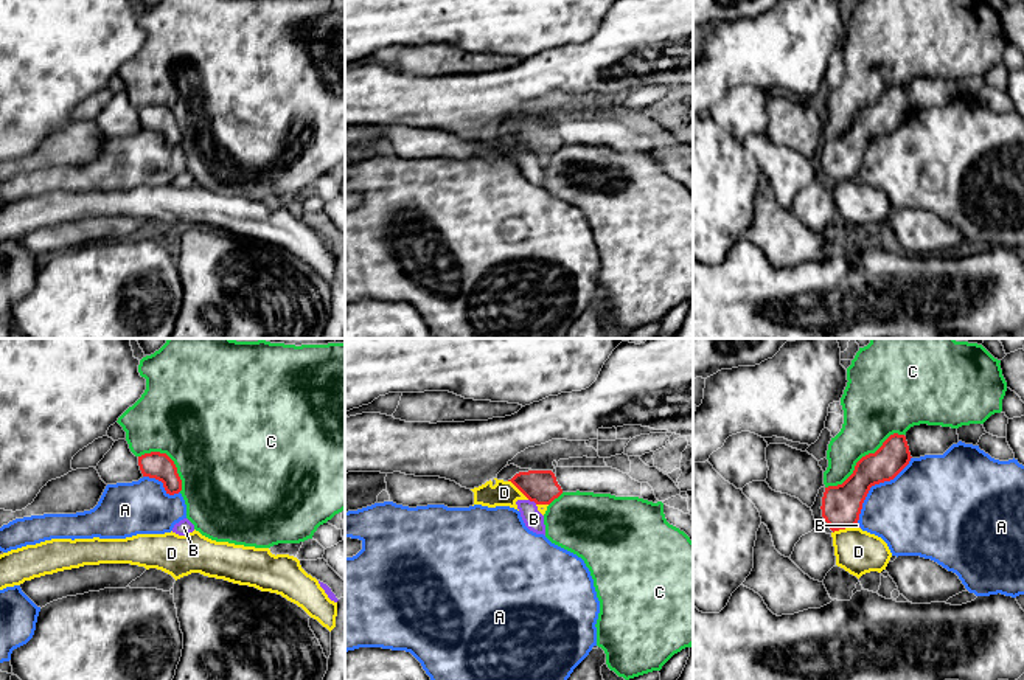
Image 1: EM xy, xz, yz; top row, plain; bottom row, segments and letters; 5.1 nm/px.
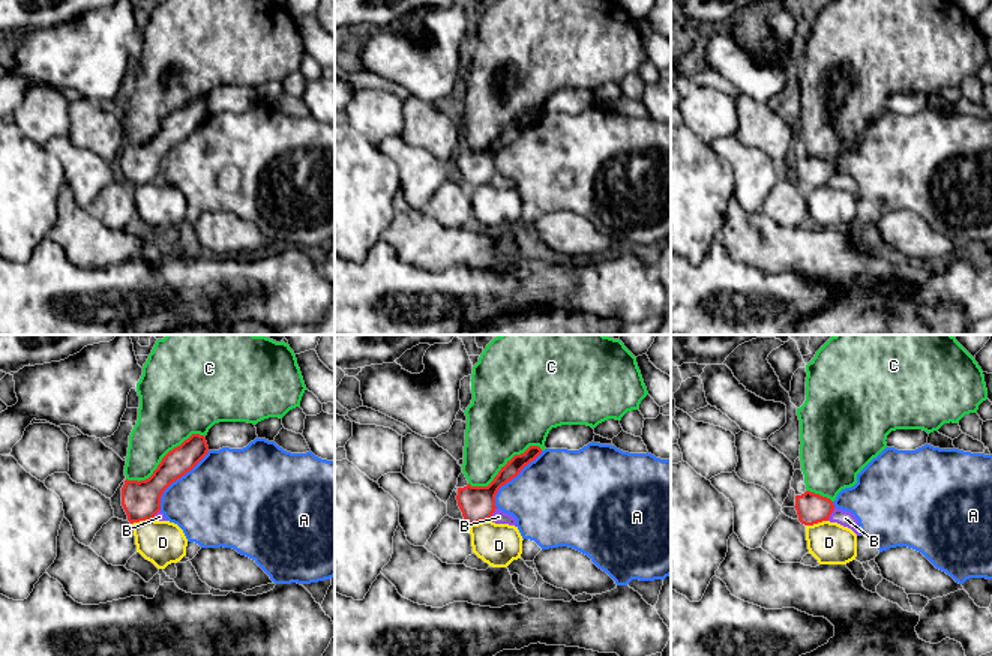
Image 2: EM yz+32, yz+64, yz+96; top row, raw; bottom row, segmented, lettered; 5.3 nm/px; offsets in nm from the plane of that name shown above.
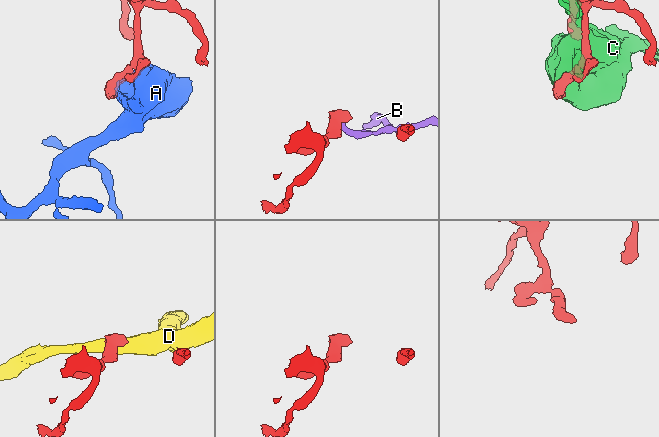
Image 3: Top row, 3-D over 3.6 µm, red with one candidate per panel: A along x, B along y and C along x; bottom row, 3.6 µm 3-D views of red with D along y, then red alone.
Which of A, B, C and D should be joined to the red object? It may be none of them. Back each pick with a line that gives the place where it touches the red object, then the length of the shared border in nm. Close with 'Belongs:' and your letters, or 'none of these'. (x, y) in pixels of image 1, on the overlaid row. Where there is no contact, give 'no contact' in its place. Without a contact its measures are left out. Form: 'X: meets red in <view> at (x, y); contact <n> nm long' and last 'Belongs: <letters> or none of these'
Belongs: none of these

